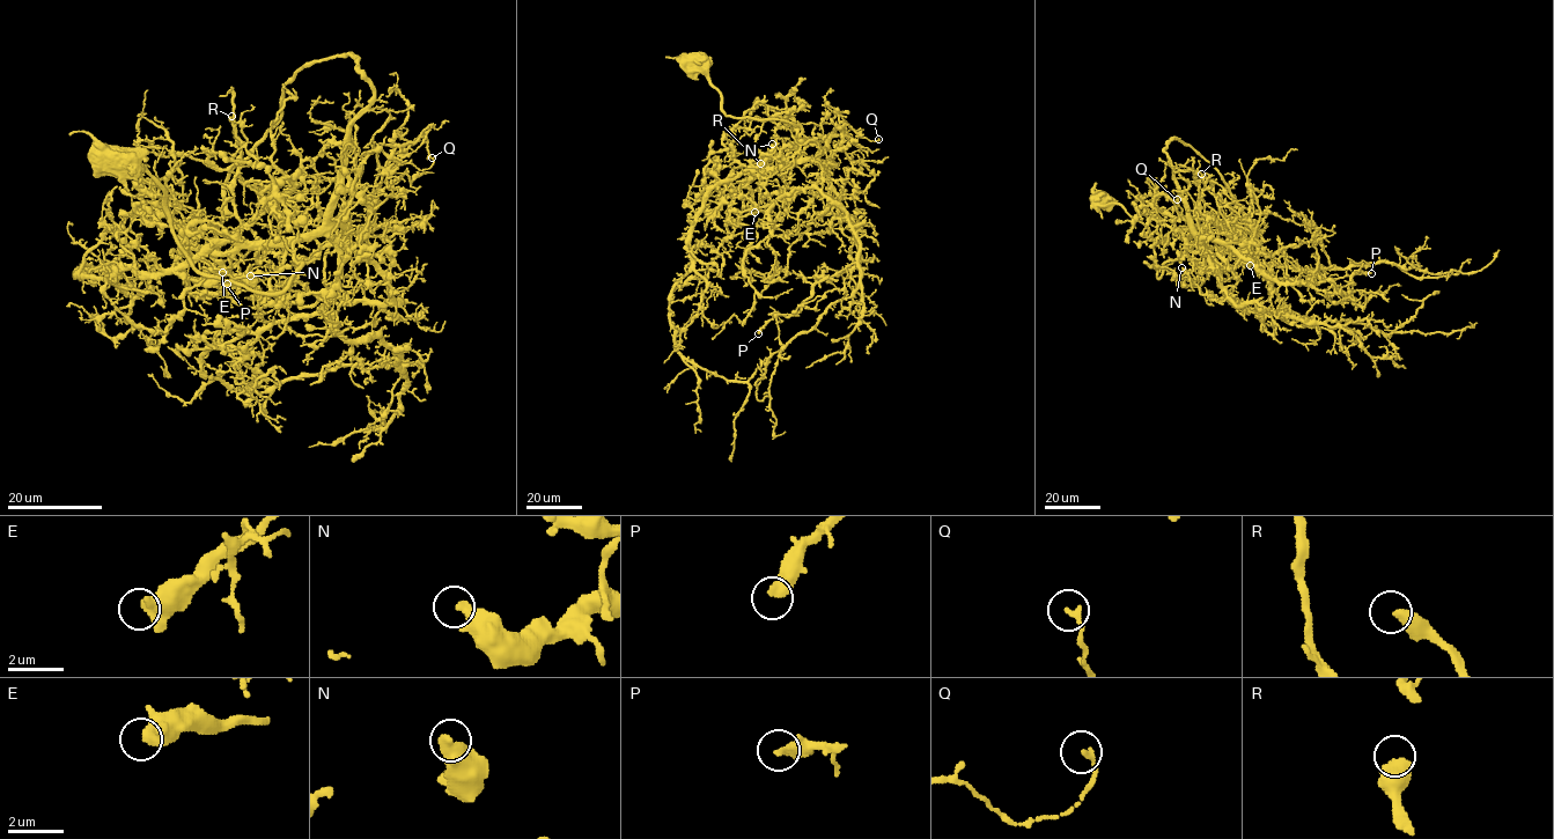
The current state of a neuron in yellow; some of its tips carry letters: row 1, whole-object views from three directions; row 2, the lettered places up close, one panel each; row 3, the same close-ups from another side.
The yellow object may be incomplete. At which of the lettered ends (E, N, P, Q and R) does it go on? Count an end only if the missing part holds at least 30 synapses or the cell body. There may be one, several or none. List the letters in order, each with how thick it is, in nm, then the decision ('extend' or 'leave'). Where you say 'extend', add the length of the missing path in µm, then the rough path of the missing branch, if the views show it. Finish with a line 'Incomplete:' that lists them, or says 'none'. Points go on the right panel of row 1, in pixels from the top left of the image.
E: 650 nm thick; leave
N: 440 nm thick; leave
P: 380 nm thick; extend; about 15 µm are missing; missing branch runs (1371, 273), (1384, 270), (1385, 262), (1379, 255)
Q: 180 nm thick; leave
R: 550 nm thick; leave
Incomplete: P

